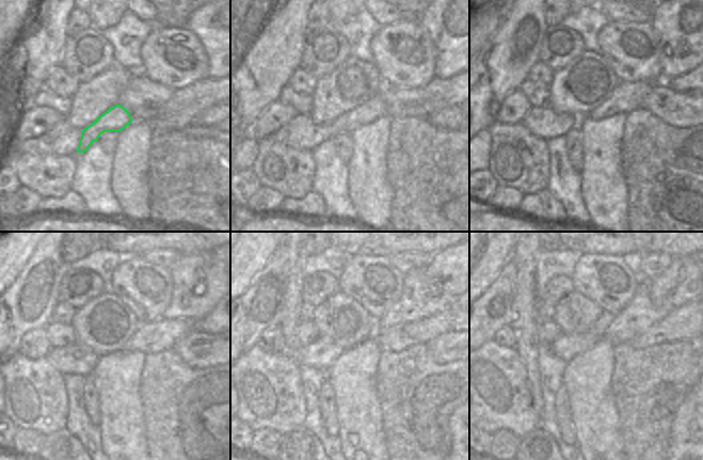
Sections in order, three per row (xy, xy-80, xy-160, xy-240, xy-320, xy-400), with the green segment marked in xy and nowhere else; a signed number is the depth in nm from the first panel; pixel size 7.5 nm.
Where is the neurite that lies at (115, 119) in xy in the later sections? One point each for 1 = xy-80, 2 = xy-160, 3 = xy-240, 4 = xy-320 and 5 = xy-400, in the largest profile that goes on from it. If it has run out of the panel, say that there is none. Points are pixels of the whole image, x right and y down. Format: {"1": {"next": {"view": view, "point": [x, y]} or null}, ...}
{"1": {"next": {"view": "xy-80", "point": [374, 107]}}, "2": {"next": {"view": "xy-160", "point": [625, 97]}}, "3": {"next": {"view": "xy-240", "point": [160, 335]}}, "4": {"next": {"view": "xy-320", "point": [397, 338]}}, "5": {"next": {"view": "xy-400", "point": [686, 322]}}}

